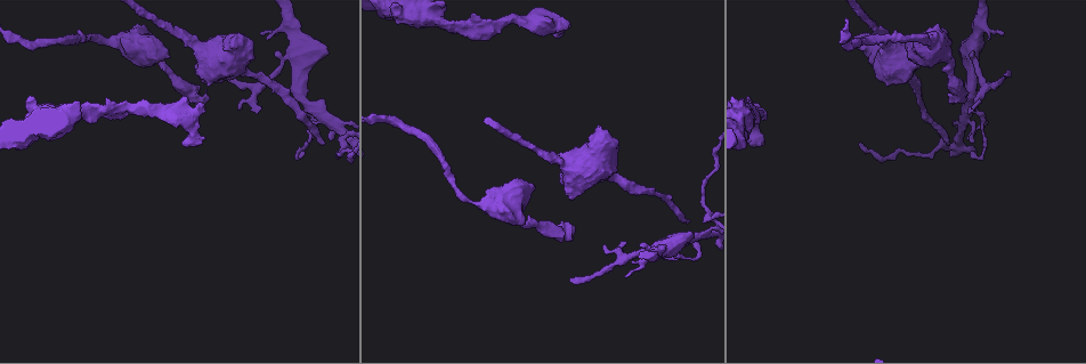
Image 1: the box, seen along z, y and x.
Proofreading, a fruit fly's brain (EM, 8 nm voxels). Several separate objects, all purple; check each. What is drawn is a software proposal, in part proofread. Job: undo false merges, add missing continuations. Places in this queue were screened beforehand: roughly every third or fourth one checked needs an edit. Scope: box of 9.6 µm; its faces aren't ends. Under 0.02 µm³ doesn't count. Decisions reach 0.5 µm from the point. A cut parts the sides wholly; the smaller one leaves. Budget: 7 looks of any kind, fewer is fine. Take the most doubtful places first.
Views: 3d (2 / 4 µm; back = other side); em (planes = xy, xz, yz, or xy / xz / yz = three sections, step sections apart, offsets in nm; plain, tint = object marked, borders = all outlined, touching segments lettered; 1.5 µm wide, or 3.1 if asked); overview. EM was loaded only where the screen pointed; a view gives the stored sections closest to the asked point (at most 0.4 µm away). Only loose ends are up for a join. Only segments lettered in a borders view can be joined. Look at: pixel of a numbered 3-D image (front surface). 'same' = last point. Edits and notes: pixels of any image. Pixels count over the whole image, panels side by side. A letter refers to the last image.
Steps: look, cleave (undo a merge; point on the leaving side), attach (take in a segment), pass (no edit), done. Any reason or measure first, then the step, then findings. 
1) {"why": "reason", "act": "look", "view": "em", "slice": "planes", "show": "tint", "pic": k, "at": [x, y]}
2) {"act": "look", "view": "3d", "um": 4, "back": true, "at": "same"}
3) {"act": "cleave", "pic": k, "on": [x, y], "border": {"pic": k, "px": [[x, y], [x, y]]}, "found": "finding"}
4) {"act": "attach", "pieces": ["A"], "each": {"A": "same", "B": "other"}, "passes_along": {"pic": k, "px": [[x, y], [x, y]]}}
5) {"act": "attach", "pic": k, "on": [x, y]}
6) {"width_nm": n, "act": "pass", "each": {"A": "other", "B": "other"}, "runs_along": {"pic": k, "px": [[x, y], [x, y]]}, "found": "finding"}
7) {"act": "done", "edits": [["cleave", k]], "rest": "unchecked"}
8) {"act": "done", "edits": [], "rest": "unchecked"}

{"why": "an open end", "act": "look", "view": "em", "slice": "planes", "show": "borders", "pic": 1, "at": [569, 23]}

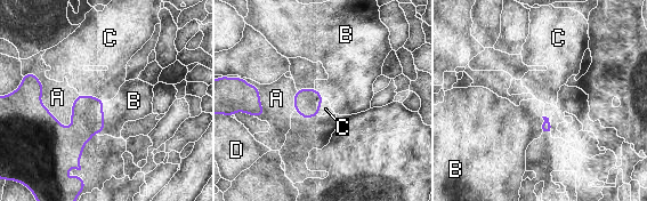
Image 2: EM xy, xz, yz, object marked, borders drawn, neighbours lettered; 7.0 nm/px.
{"longest_contact_nm": ["A", 480], "act": "attach", "pieces": ["C"], "each": {"A": "other", "B": "other", "C": "same", "D": "other"}, "found": "the neuron continues"}

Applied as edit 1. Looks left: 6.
{"act": "look", "view": "overview"}

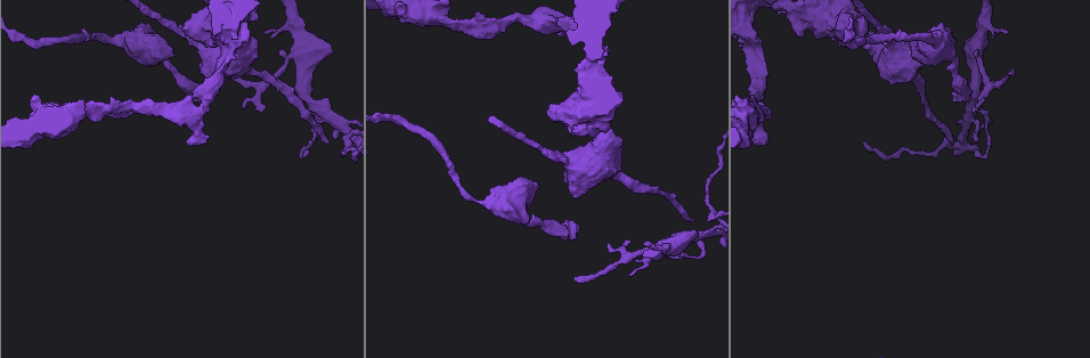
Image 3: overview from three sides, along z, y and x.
{"why": "free end", "act": "look", "view": "3d", "um": 2, "pic": 3, "at": [630, 276]}

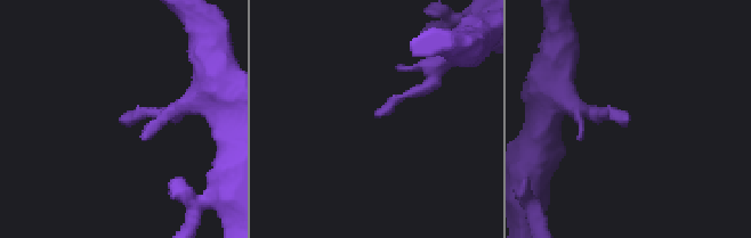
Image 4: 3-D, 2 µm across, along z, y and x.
{"act": "look", "view": "em", "slice": "planes", "show": "borders", "pic": 4, "at": [382, 111]}

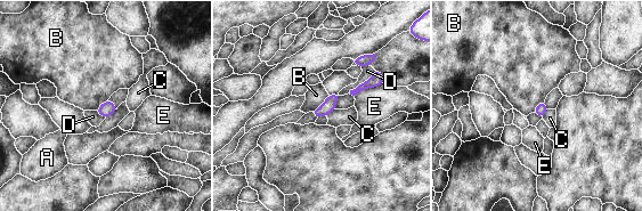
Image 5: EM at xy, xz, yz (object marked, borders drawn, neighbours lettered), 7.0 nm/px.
{"act": "pass", "each": {"A": "other", "B": "other", "C": "other", "D": "other", "E": "other"}, "found": "no lettered segment goes on from it"}

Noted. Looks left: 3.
{"act": "done", "edits": [["attach", 2]], "rest": "unchecked"}

